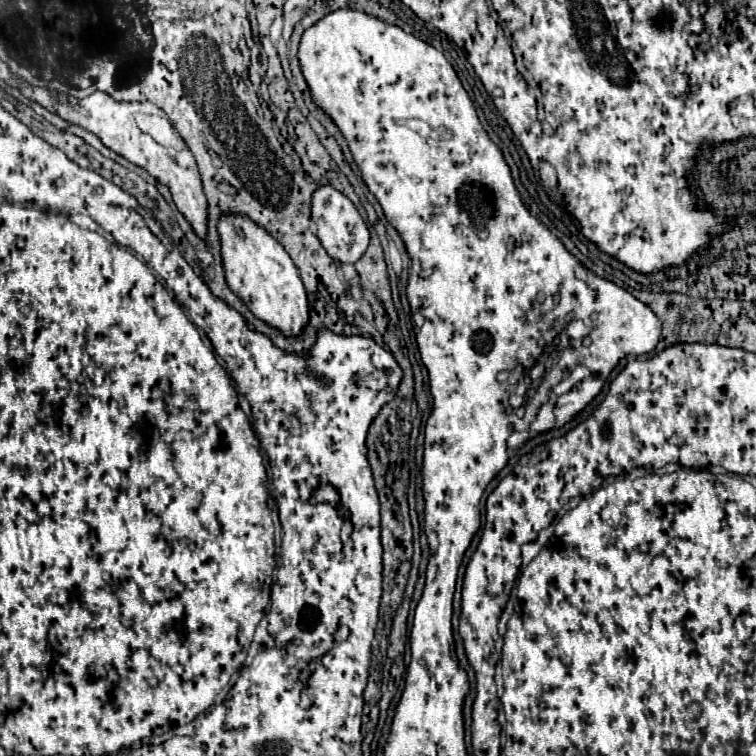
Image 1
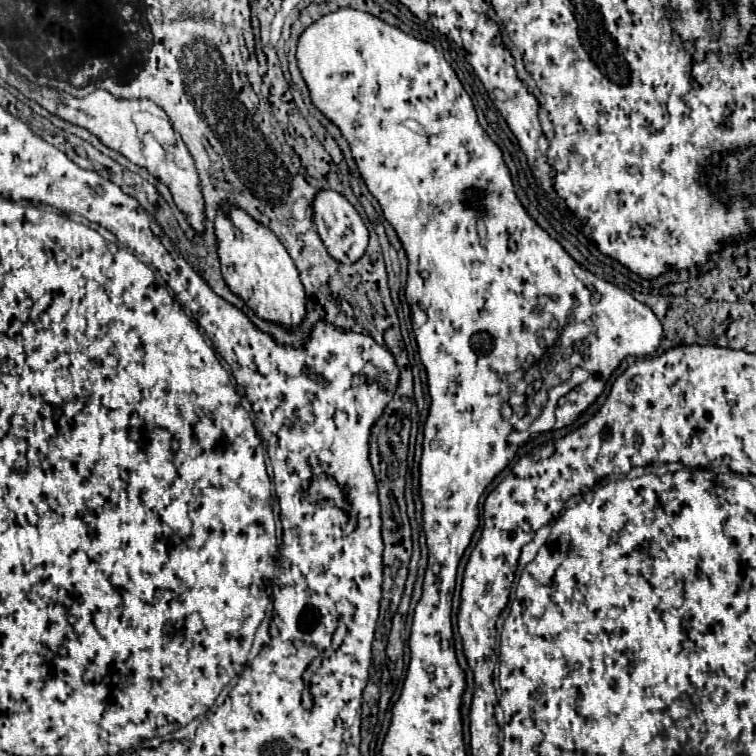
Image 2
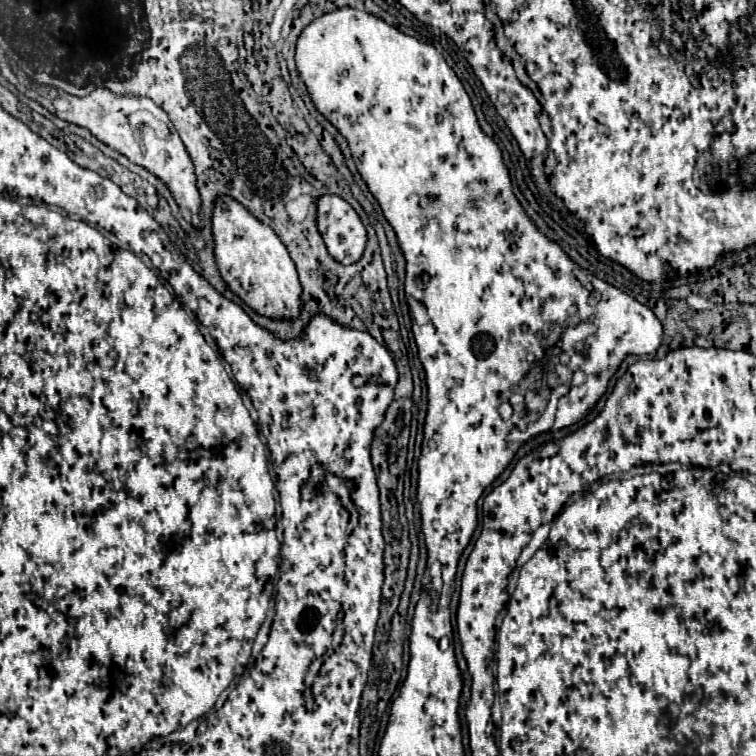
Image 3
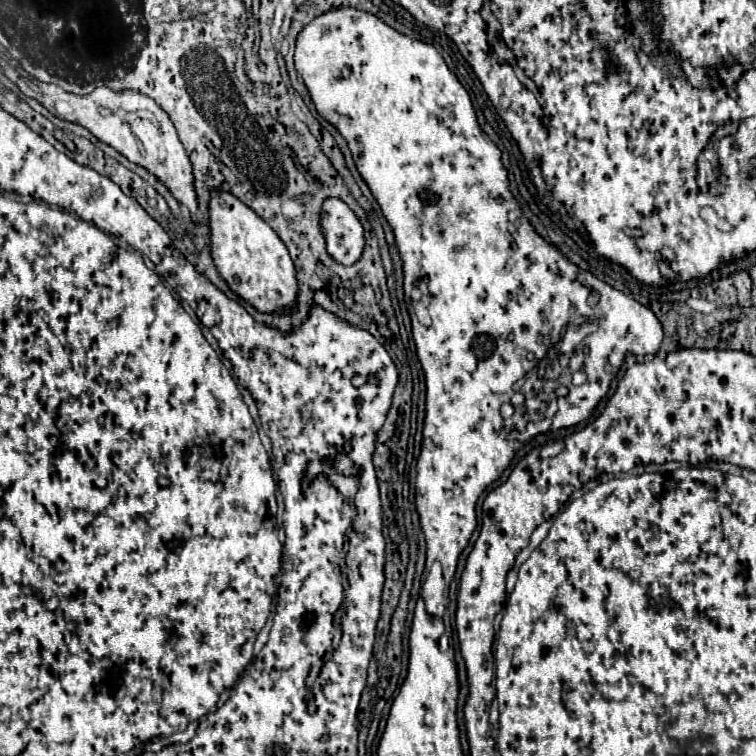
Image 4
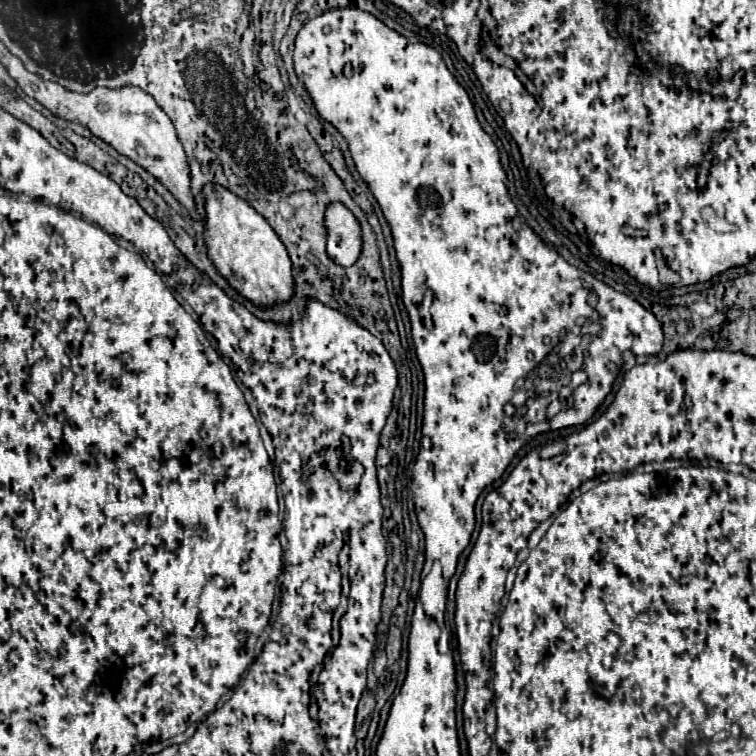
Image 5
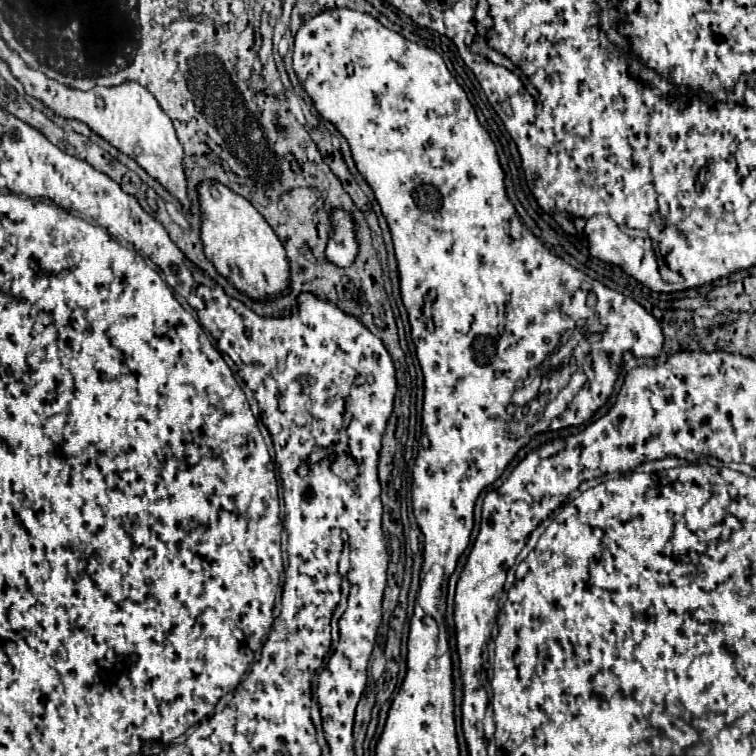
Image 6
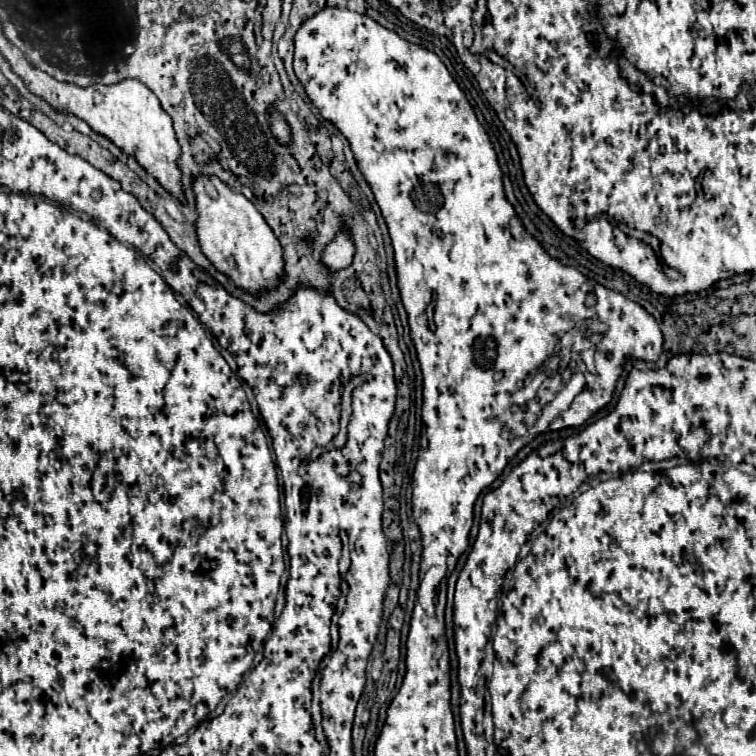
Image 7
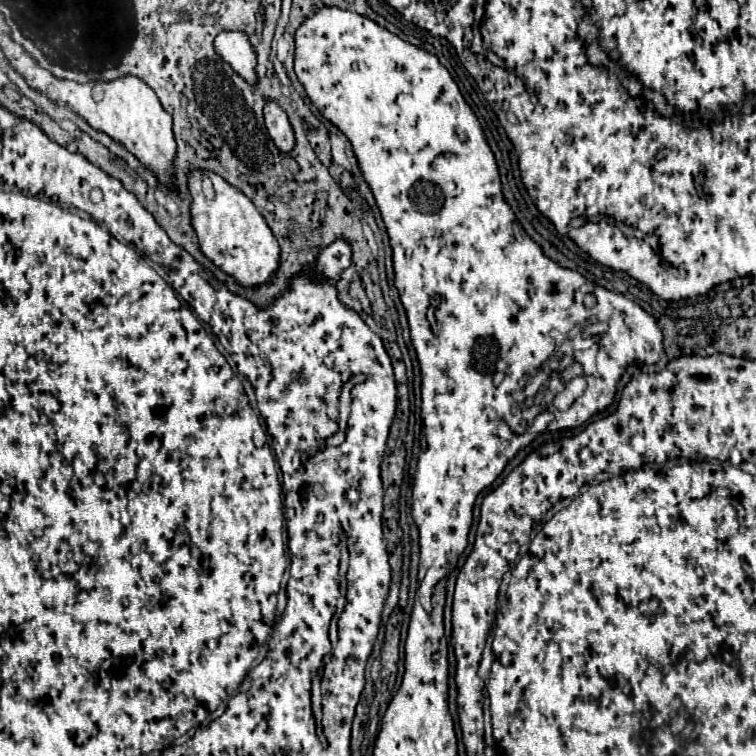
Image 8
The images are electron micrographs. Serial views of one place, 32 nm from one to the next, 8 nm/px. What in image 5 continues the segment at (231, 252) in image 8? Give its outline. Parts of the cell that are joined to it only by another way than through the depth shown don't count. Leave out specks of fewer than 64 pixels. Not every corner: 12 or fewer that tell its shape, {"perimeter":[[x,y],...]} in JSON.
{"perimeter":[[206,184],[204,240],[228,284],[266,308],[294,292],[270,224]]}

